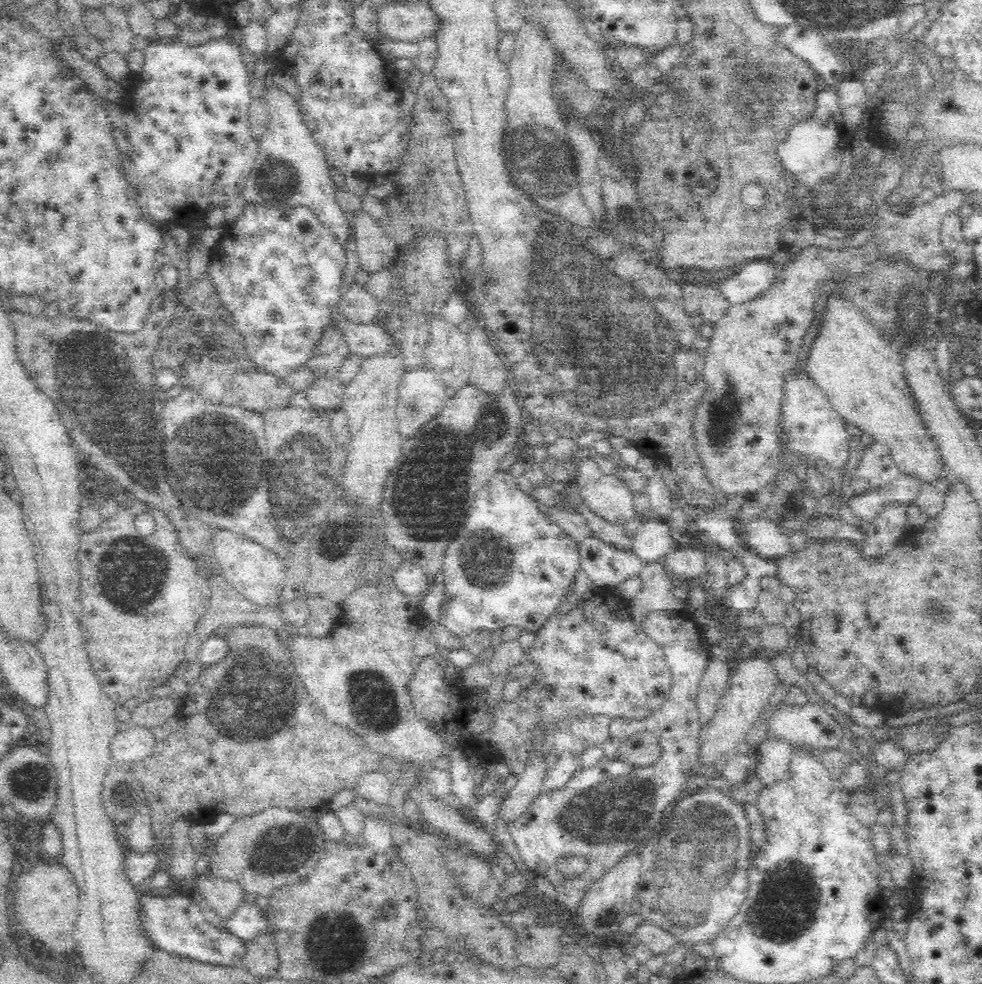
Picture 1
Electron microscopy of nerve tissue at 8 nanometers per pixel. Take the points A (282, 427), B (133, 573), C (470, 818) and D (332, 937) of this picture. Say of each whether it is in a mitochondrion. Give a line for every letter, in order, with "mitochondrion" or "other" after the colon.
A: other
B: mitochondrion
C: other
D: mitochondrion

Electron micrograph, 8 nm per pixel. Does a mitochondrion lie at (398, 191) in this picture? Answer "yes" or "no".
no

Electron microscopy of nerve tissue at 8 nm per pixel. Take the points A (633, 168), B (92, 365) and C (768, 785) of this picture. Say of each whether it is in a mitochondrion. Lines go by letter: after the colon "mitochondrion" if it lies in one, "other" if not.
A: other
B: mitochondrion
C: other

